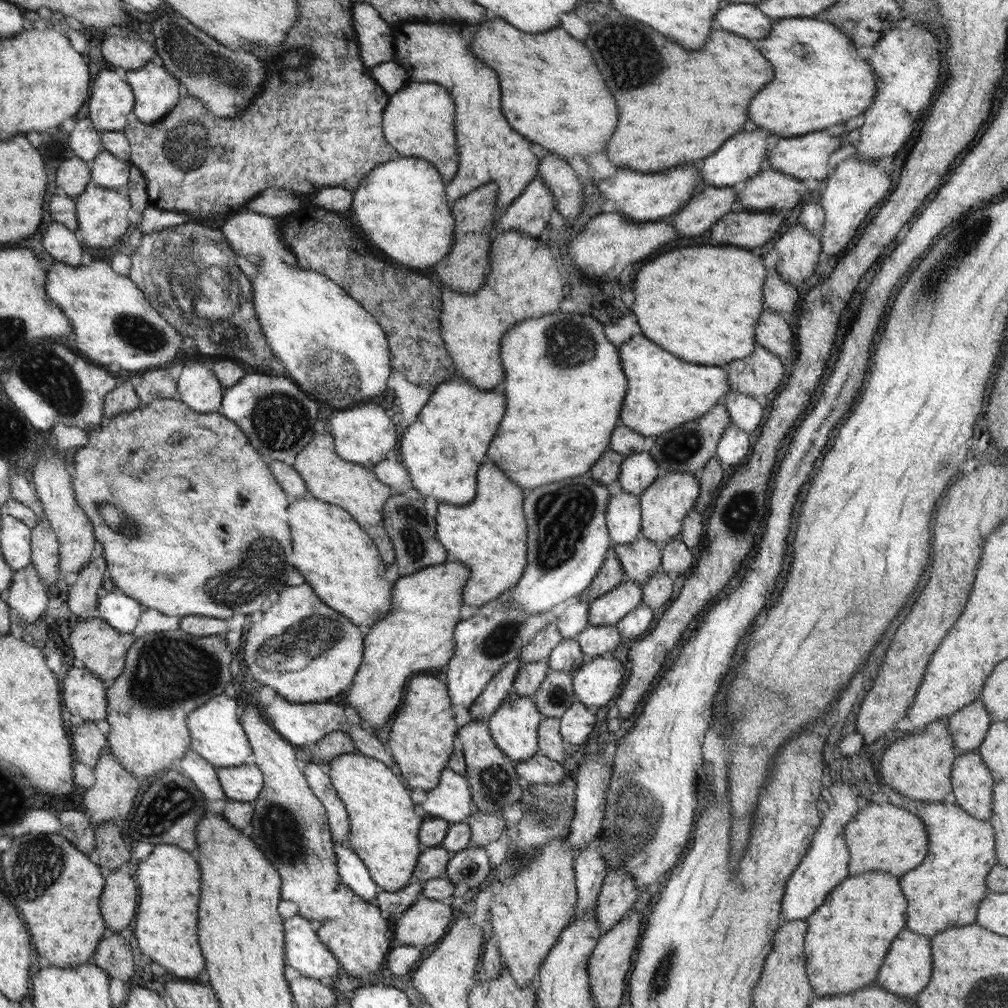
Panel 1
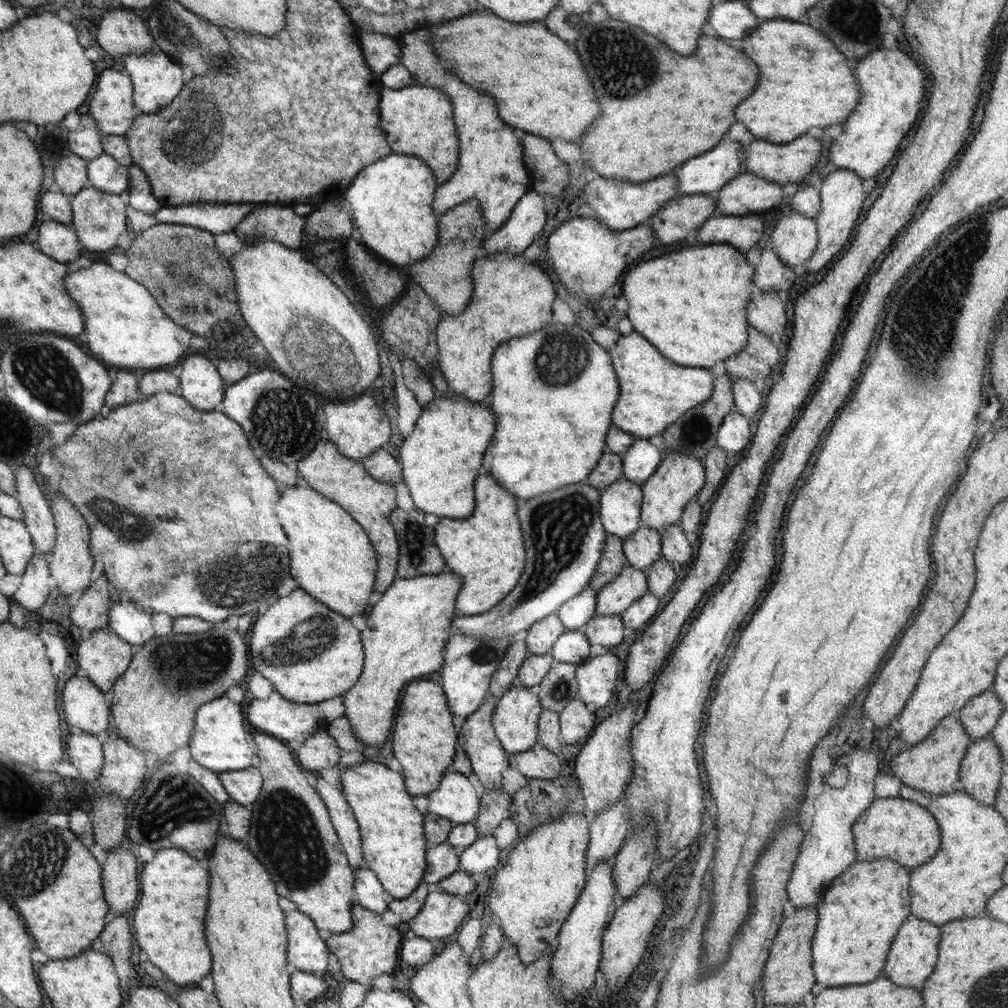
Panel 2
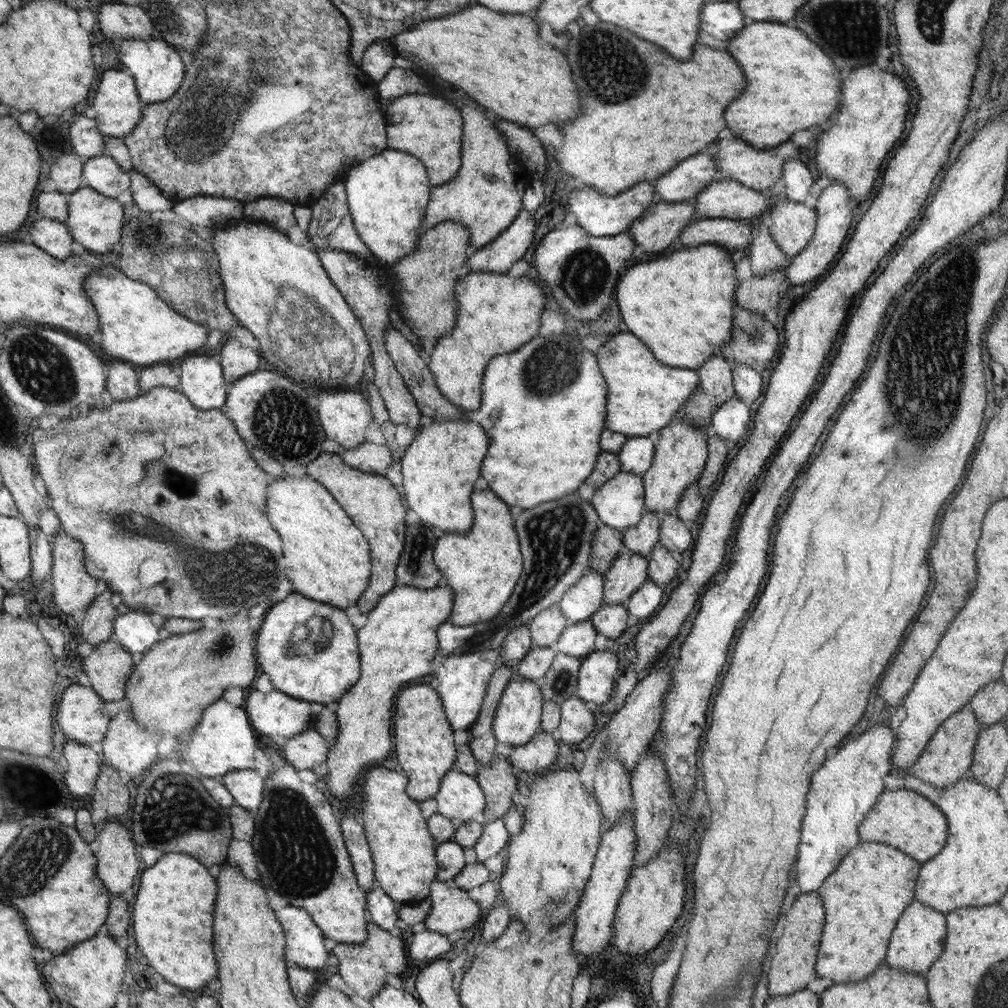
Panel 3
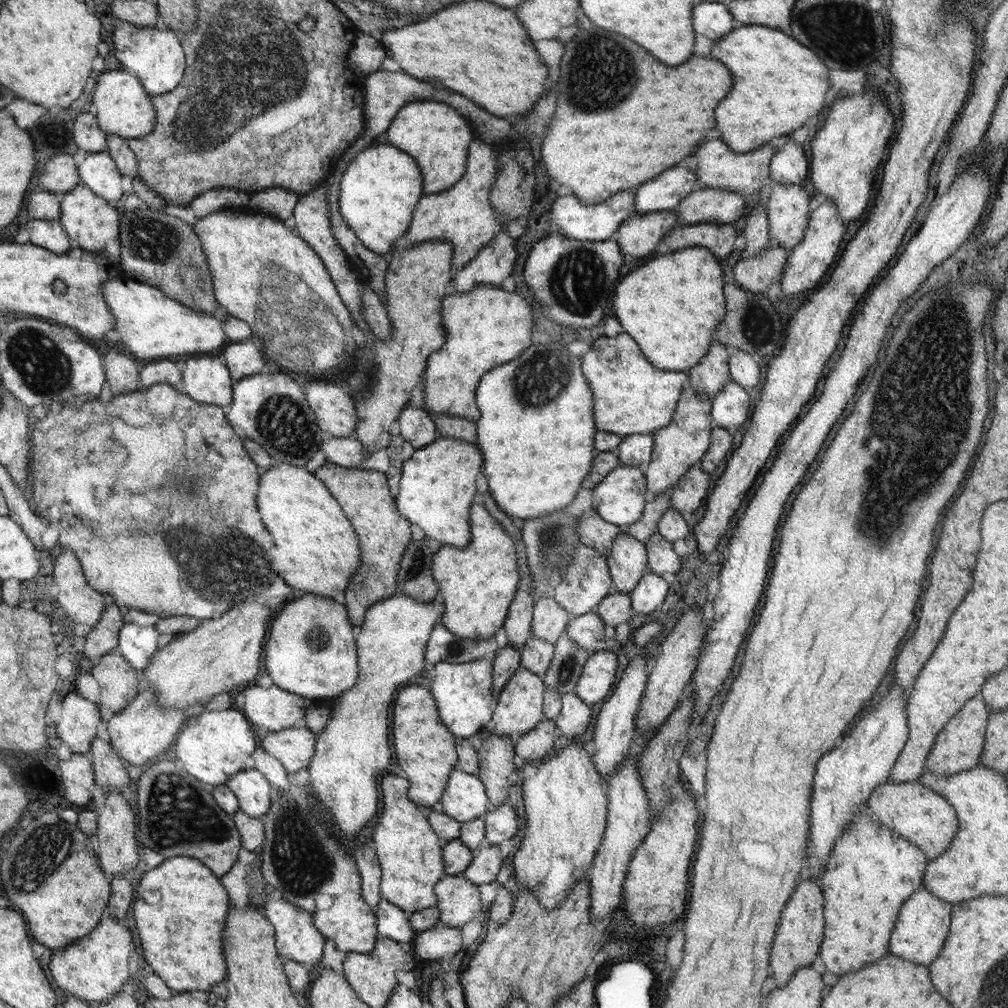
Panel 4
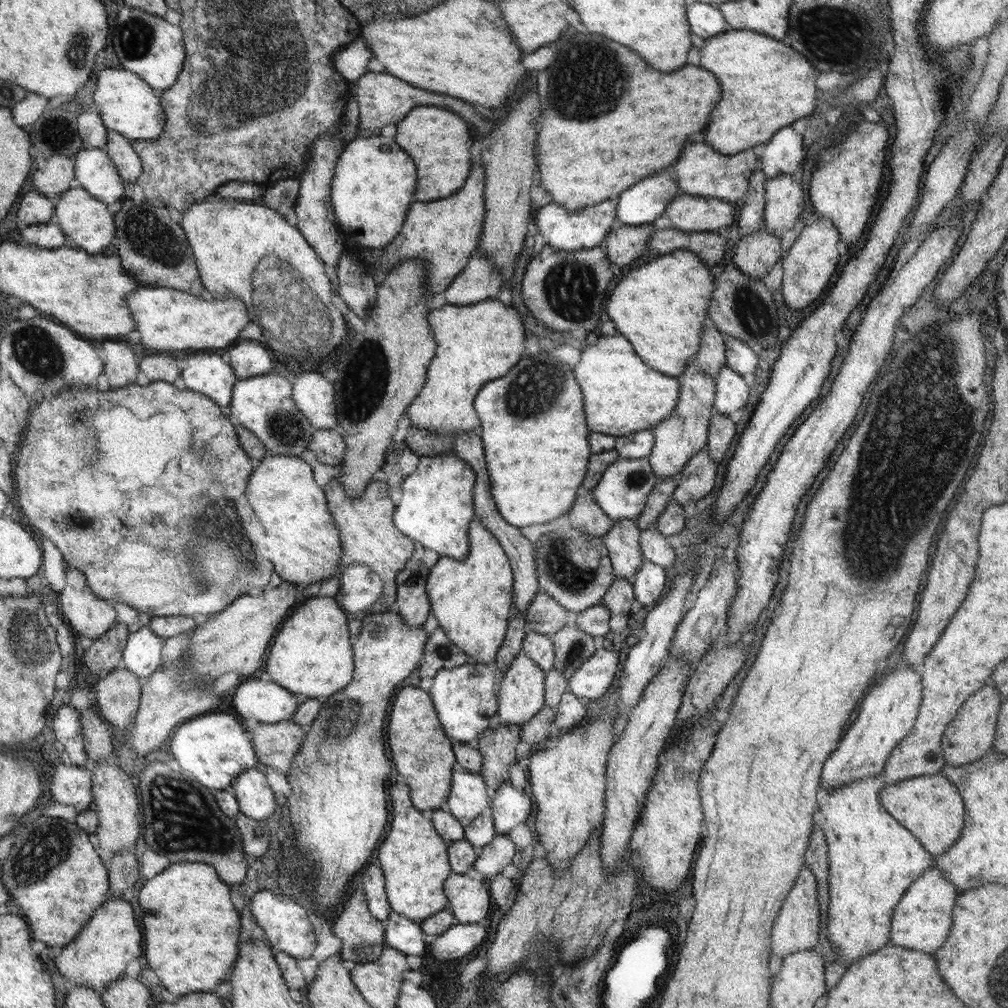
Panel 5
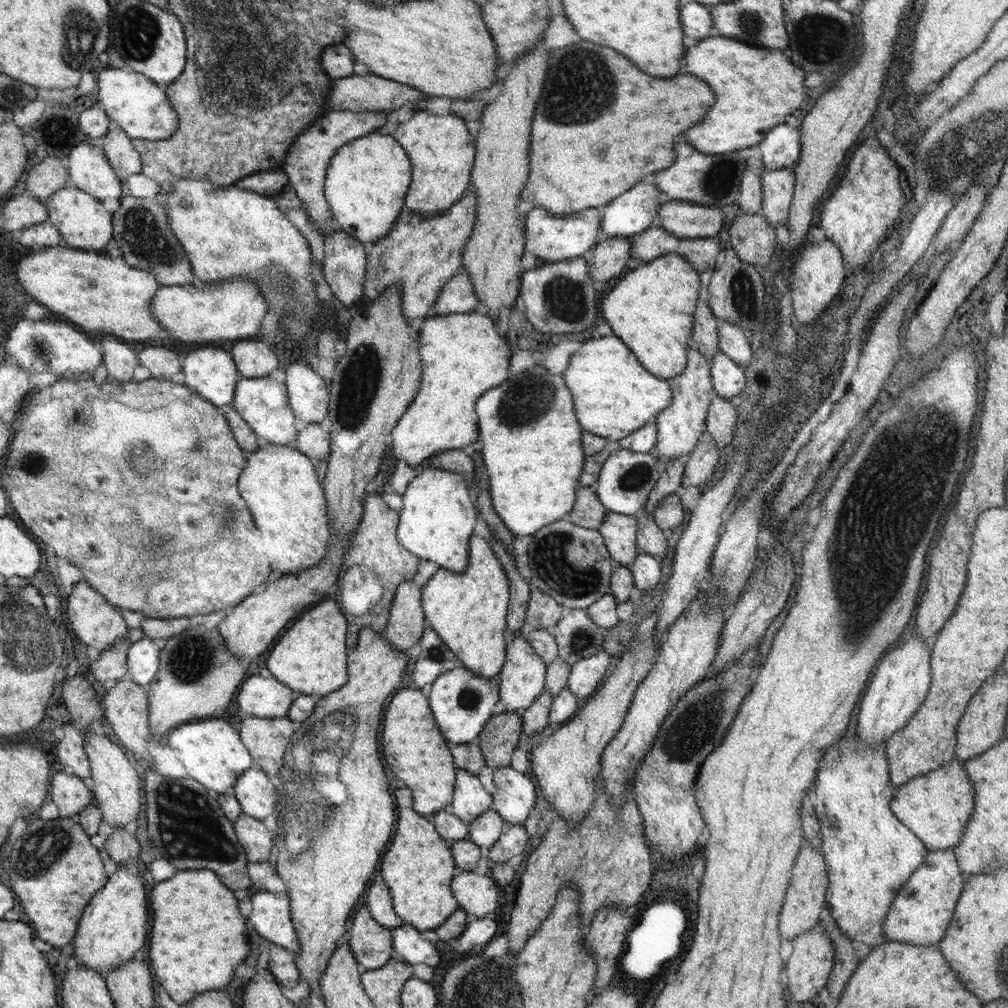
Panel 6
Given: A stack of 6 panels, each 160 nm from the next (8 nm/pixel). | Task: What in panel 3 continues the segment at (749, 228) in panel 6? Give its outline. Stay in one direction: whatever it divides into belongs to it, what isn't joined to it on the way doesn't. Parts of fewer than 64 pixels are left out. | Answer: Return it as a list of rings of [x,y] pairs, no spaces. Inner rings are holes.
[[[779,268],[773,270],[764,276],[752,276],[750,280],[742,280],[736,287],[736,302],[746,310],[753,312],[754,314],[764,314],[768,312],[769,308],[772,308],[774,312],[777,312],[778,306],[784,295],[780,294],[787,285],[788,278],[786,276],[786,268]]]

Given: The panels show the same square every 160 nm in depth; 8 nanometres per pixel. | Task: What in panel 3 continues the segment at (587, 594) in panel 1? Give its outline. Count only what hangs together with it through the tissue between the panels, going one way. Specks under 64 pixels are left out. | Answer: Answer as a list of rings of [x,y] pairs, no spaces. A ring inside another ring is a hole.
[[[601,524],[594,533],[589,567],[592,571],[604,575],[614,559],[629,549],[624,546],[622,531]]]

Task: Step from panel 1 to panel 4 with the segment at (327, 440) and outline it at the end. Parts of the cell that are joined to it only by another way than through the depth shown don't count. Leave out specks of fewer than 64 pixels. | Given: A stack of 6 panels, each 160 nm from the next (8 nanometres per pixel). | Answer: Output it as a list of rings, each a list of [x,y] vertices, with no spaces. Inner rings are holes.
[[[326,460],[323,466],[316,468],[314,476],[325,481],[329,491],[341,503],[360,540],[361,567],[354,577],[352,588],[344,591],[346,608],[350,608],[350,620],[355,627],[359,627],[370,607],[398,594],[396,580],[401,568],[400,561],[413,539],[411,522],[400,514],[395,496],[388,487],[386,475],[382,472],[375,469],[344,468]]]

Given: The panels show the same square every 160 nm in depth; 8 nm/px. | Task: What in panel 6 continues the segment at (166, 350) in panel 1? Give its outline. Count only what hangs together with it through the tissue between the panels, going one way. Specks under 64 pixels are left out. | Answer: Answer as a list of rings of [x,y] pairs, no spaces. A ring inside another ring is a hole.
[[[251,278],[208,282],[203,289],[198,289],[193,284],[160,286],[152,300],[151,312],[168,333],[166,342],[206,344],[214,340],[248,339],[260,332],[262,320],[269,314],[269,301],[261,292],[260,281]]]

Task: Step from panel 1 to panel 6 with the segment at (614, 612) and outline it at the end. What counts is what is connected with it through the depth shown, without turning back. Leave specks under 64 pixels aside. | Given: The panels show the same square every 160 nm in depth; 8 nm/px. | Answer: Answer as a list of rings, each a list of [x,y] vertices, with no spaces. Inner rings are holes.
[[[607,511],[598,532],[603,536],[610,556],[624,567],[631,565],[639,555],[635,543],[638,521],[636,516]]]

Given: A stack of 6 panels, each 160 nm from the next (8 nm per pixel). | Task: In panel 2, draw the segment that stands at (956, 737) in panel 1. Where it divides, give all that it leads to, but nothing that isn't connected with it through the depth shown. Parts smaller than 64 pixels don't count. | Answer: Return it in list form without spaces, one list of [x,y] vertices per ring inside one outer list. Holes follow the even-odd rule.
[[[986,690],[968,700],[960,710],[959,721],[972,742],[990,736],[1000,716],[1006,711],[993,690]]]

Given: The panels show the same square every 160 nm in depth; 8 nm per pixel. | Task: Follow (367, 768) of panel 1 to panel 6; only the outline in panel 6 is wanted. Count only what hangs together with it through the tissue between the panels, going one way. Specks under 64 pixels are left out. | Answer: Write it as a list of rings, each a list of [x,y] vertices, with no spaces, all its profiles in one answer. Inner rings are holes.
[[[400,784],[394,791],[398,820],[396,833],[380,862],[380,874],[391,892],[393,909],[404,923],[420,932],[434,930],[439,940],[451,941],[465,929],[470,918],[454,898],[451,880],[457,873],[450,843],[436,832],[435,824],[413,809],[413,792]]]

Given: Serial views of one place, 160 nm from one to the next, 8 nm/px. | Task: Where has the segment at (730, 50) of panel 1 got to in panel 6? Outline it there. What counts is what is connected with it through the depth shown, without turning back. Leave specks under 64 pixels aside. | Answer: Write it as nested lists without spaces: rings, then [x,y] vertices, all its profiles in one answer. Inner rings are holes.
[[[586,40],[564,50],[552,51],[548,64],[548,82],[544,84],[532,118],[530,174],[520,200],[532,202],[560,217],[585,208],[601,209],[622,192],[630,190],[636,182],[644,180],[646,174],[668,168],[674,162],[676,136],[694,126],[714,104],[714,92],[696,76],[680,74],[670,80],[654,78],[612,48],[590,44]]]

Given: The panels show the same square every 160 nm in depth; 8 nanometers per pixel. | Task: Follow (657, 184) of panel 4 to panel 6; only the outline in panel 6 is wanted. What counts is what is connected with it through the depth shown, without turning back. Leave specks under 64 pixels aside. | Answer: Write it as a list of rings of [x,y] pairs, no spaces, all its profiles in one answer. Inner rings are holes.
[[[640,182],[622,196],[601,208],[601,228],[597,243],[602,238],[632,238],[634,234],[657,225],[659,208],[669,198],[654,184]]]

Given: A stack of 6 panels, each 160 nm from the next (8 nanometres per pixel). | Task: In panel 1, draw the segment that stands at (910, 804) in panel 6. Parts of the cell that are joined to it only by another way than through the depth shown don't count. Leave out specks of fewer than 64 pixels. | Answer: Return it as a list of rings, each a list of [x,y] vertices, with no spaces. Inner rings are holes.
[[[873,802],[864,803],[852,820],[845,824],[844,834],[850,853],[848,863],[849,876],[878,870],[888,872],[894,876],[900,876],[900,874],[906,874],[906,872],[914,870],[928,854],[928,835],[920,817],[905,808],[898,808],[898,806],[888,802],[884,802],[882,805]]]

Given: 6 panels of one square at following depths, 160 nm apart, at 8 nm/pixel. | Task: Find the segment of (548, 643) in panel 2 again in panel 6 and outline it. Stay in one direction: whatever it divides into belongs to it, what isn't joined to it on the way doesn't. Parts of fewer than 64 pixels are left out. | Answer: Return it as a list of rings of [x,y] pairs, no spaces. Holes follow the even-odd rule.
[[[540,589],[533,590],[527,603],[525,622],[534,629],[550,630],[558,624],[566,608]]]

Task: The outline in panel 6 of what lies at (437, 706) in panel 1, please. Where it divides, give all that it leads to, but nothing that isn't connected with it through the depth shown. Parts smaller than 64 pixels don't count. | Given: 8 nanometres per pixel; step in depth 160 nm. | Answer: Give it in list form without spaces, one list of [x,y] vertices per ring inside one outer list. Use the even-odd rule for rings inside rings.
[[[398,690],[382,722],[382,754],[388,768],[398,776],[401,785],[413,792],[413,809],[422,816],[434,814],[436,832],[449,842],[467,840],[469,826],[448,809],[455,787],[454,761],[449,742],[444,738],[428,708],[428,700],[420,690]]]

